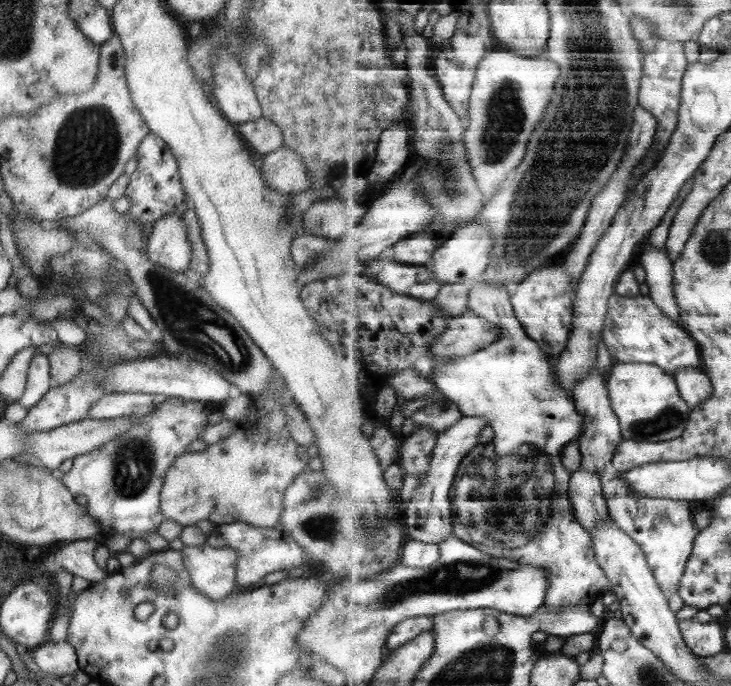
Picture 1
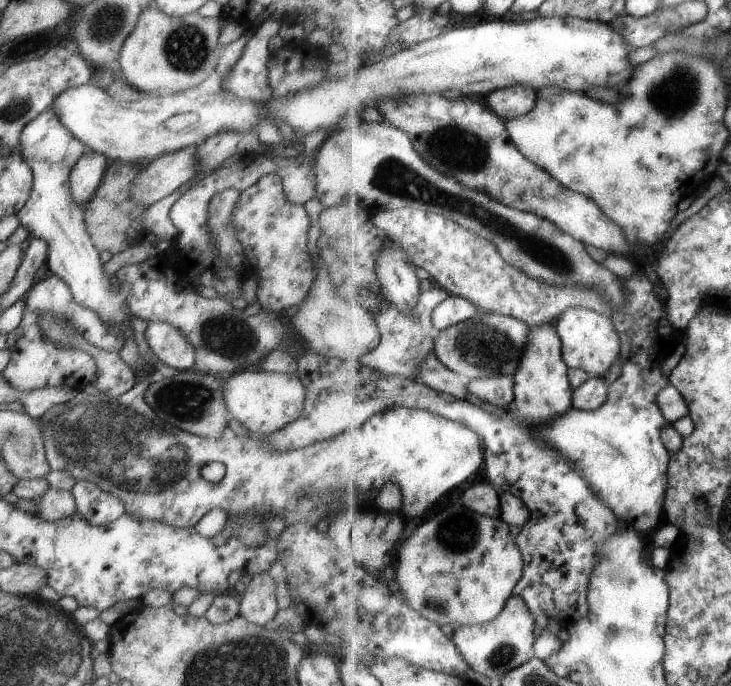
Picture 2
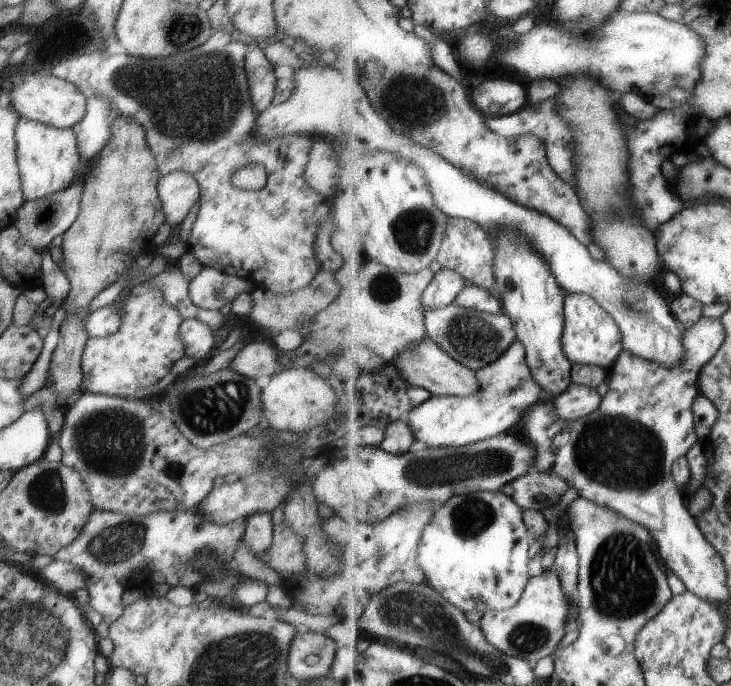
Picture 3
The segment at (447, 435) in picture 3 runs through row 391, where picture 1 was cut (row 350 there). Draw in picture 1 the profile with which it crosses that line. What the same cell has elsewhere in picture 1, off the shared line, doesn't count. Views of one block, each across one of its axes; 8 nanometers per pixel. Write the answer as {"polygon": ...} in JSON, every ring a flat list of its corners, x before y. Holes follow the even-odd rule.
{"polygon":[[478,281,471,285,470,310,481,318,487,318,499,330,499,339,465,358,441,360,435,366,432,377,441,394,455,402,464,416,483,418,495,434,492,441,477,444,459,466,451,490,454,535,466,543,479,546,493,557,501,556,543,567,549,577,545,607,549,611,561,611,580,604,592,604,597,598,611,592,612,584,599,564,592,535,576,518,568,494,572,474,564,468,560,454,552,457,545,453,551,440,547,435,551,434,551,430,559,430,559,438,567,438,567,442,578,441,583,434,585,418,577,411,571,391,559,385,553,358,527,334,526,327,517,318,512,295,507,286,499,284]]}

